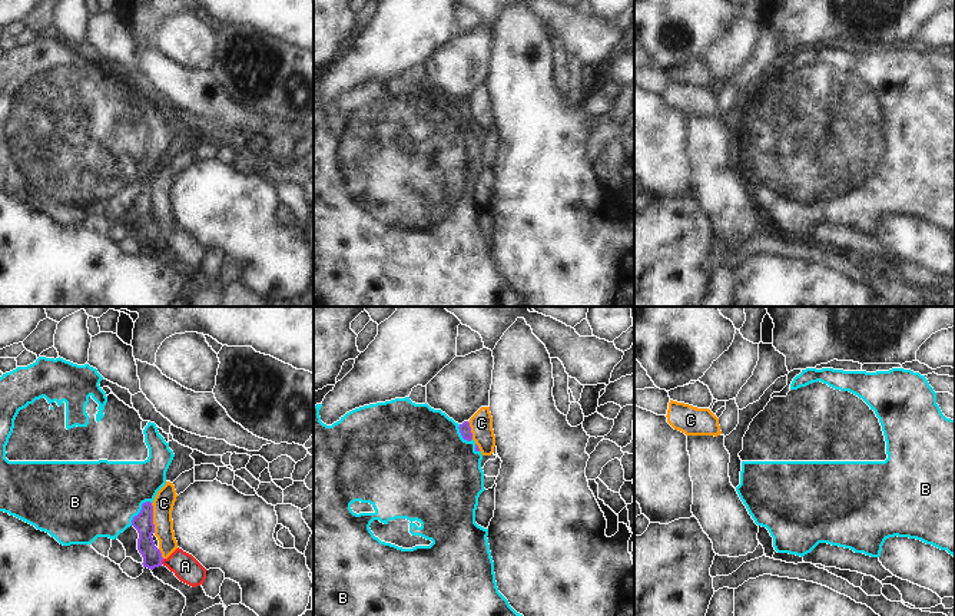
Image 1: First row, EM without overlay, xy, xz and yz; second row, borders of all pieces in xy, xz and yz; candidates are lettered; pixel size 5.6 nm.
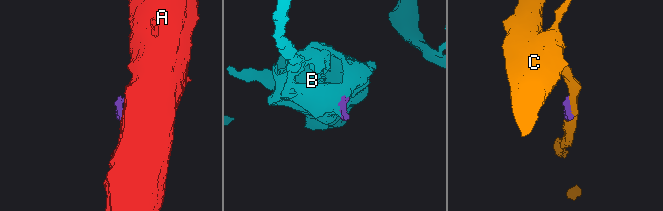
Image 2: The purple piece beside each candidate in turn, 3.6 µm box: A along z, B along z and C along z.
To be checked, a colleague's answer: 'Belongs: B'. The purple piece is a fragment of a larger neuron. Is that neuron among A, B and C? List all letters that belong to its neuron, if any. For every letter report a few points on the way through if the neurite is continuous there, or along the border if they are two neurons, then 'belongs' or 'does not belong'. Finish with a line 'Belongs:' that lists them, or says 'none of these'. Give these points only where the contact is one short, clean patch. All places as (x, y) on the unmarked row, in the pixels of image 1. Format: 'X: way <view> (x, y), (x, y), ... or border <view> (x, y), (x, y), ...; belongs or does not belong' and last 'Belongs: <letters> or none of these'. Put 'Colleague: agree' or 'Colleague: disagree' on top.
Colleague: agree
A: border xy (163, 238), (161, 242); does not belong
B: way xy (143, 201), (141, 191), (125, 178), (99, 178); belongs
C: border xy (151, 182), (155, 211); does not belong
Belongs: B

